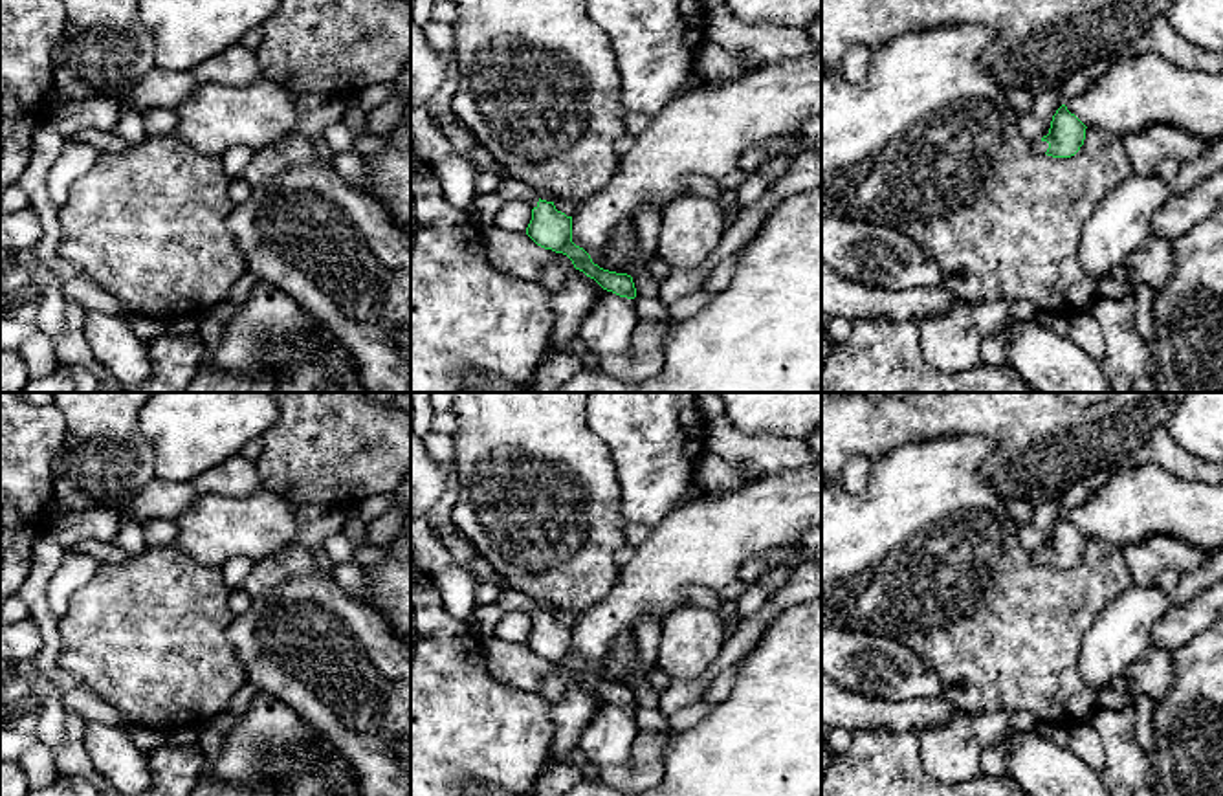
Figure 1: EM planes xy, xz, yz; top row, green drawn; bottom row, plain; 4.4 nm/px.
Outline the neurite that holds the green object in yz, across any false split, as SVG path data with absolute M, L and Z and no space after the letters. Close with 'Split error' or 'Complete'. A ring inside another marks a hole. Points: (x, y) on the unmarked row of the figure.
M1062 515L1052 526L1049 545L1038 552L1030 552L1036 565L1052 569L1074 567L1085 550L1085 536Z. Split error

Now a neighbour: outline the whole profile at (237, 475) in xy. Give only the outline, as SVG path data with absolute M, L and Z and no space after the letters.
M237 453L191 481L198 493L248 497L264 490L255 460Z

